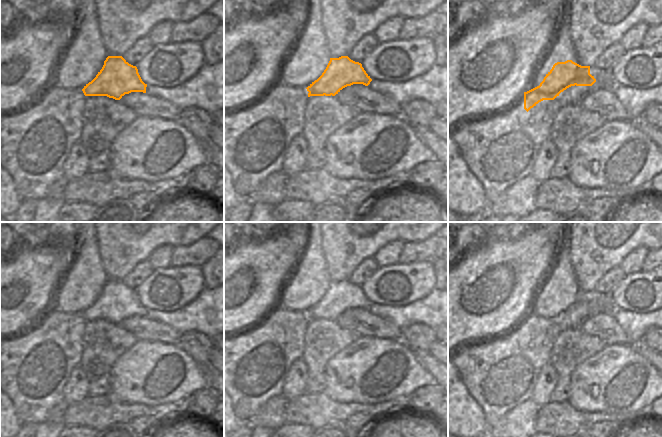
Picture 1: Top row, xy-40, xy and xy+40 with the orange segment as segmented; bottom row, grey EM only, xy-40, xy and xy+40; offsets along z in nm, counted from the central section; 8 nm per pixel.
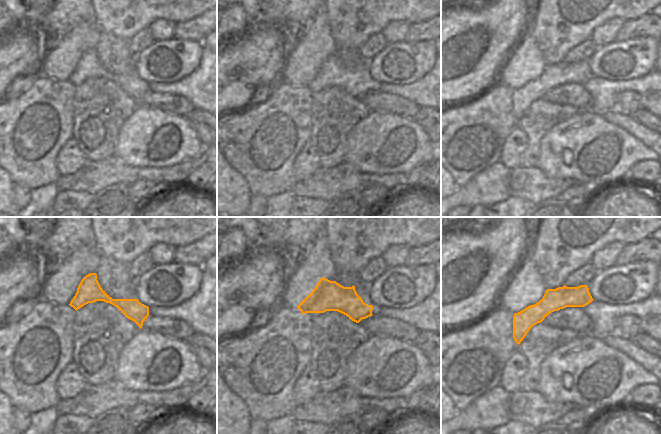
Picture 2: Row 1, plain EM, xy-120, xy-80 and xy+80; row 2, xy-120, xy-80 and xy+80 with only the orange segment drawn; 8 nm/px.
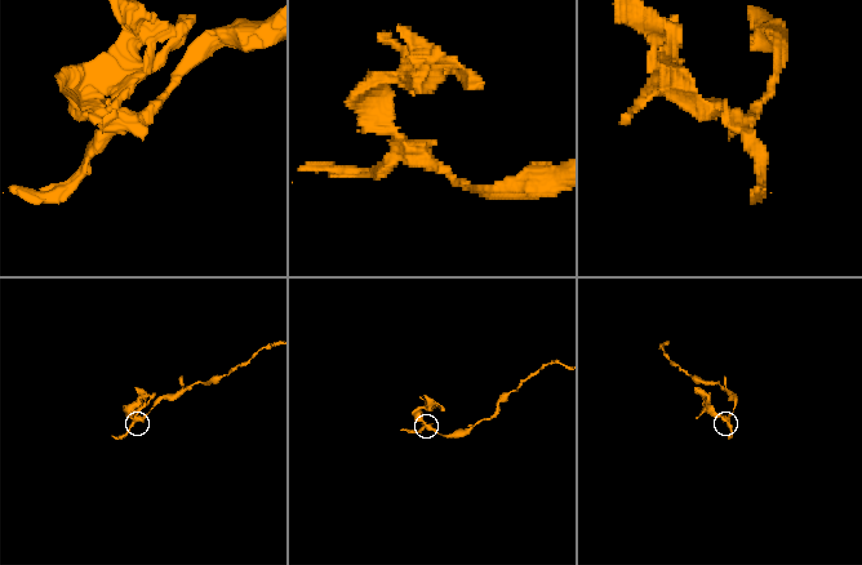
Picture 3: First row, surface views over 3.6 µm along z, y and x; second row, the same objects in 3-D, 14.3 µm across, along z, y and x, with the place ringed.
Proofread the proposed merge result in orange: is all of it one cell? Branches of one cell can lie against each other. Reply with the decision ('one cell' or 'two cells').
two cells

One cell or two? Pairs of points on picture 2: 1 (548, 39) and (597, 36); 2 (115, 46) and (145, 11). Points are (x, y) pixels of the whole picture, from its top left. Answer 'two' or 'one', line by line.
1: two
2: two

